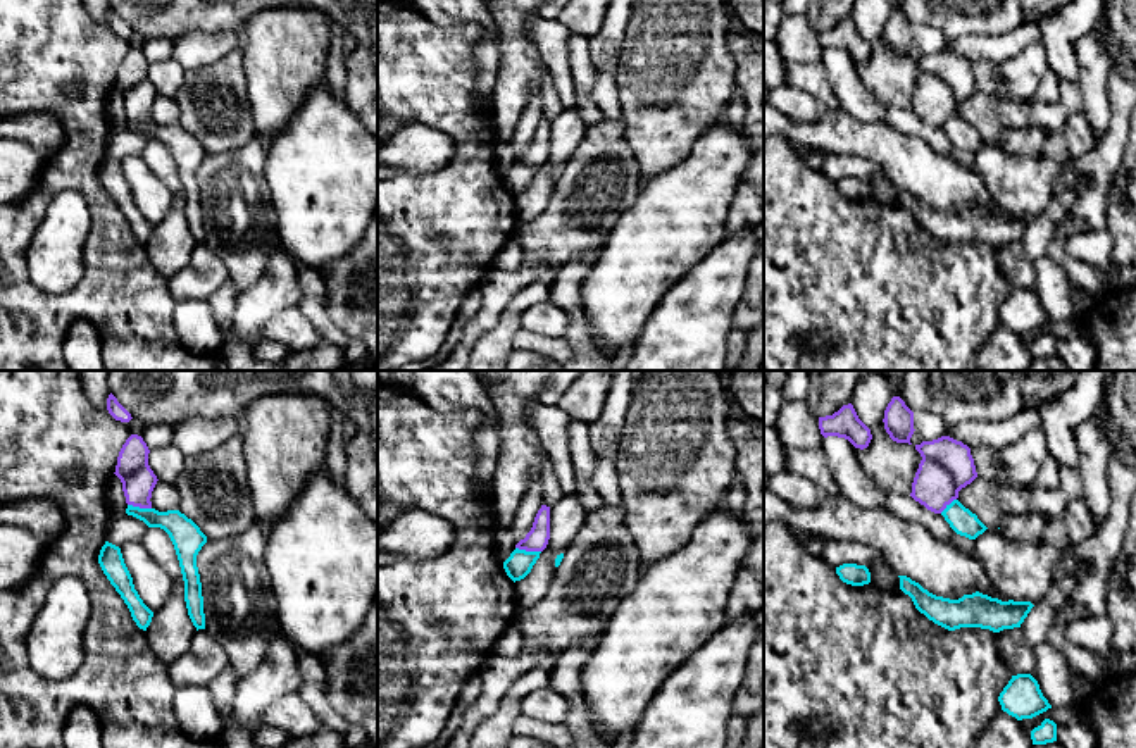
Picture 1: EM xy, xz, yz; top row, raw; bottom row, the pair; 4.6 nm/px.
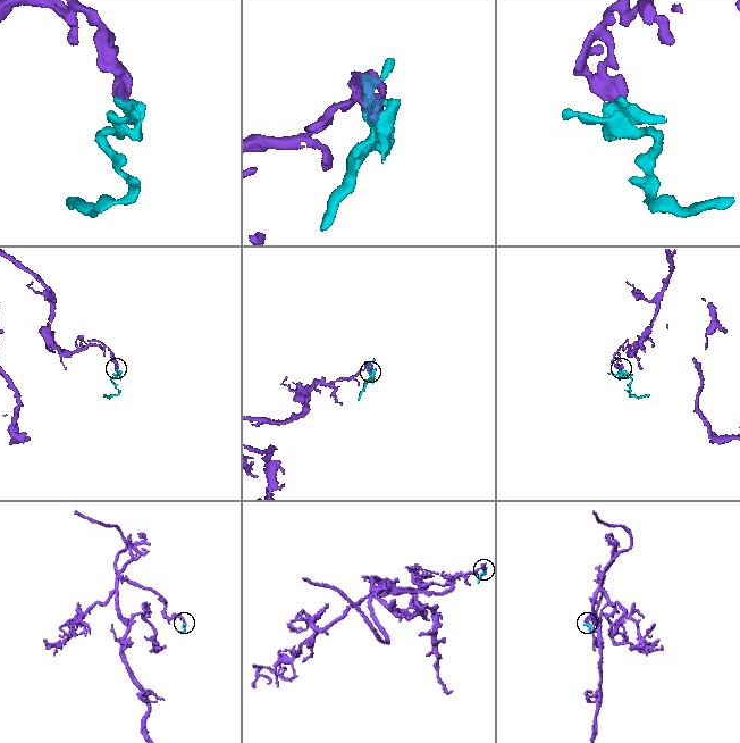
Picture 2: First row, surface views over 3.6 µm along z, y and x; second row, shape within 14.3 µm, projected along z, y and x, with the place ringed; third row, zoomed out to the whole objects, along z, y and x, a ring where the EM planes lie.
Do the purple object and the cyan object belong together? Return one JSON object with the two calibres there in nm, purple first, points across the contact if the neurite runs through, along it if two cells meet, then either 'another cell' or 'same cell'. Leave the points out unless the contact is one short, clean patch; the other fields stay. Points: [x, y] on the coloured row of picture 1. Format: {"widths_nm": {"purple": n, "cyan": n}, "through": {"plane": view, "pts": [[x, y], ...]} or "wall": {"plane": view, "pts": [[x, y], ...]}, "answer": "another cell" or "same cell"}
{"widths_nm": {"purple": 110, "cyan": 120}, "wall": {"plane": "xz", "pts": [[516, 547], [526, 552], [540, 552]]}, "answer": "another cell"}

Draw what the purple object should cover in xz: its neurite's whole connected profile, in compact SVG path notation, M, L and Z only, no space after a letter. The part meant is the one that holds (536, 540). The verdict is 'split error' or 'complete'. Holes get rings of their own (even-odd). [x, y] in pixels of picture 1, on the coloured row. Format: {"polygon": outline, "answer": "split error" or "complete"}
{"polygon": "M541 505L538 510L531 531L521 539L515 548L526 552L543 552L550 539L550 507Z", "answer": "complete"}

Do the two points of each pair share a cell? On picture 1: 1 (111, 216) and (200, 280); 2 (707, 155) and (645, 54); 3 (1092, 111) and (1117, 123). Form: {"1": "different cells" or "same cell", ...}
{"1": "different cells", "2": "different cells", "3": "different cells"}

